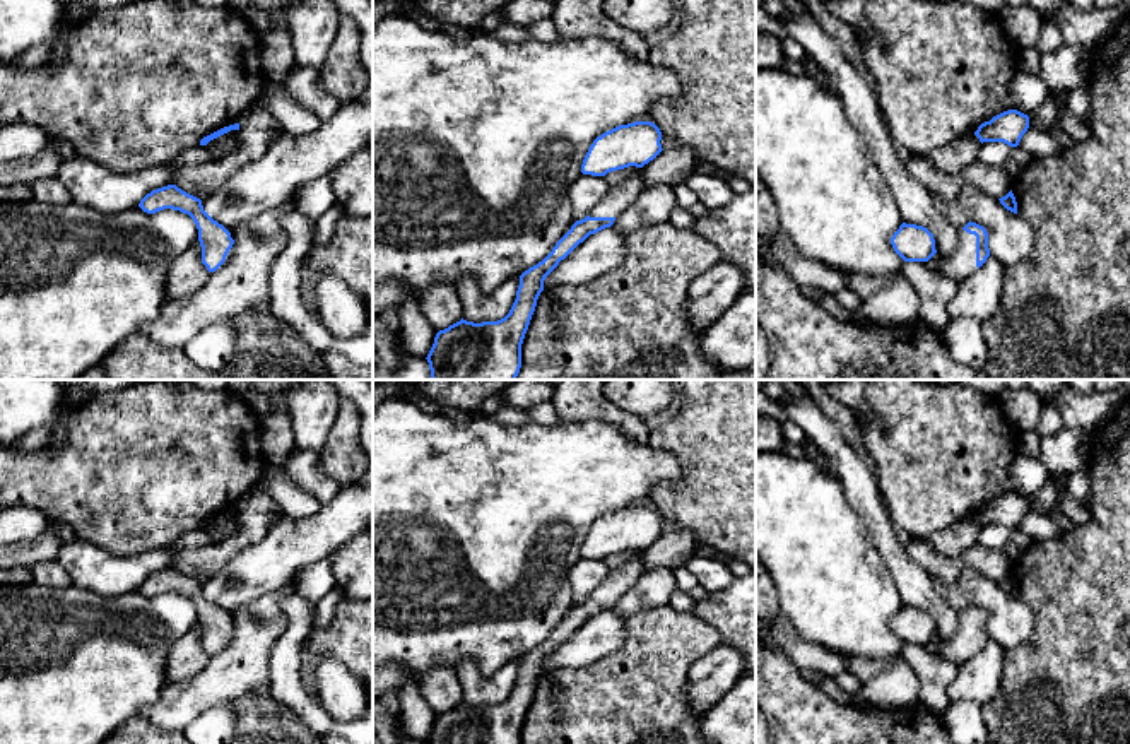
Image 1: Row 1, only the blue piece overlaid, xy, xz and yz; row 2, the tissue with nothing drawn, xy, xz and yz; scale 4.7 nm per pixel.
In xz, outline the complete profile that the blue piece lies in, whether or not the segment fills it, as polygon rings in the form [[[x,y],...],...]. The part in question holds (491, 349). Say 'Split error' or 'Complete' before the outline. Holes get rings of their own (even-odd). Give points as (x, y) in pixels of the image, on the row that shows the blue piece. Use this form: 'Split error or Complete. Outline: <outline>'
Split error. Outline: [[[641,168],[624,183],[609,186],[591,212],[576,221],[542,262],[520,275],[516,299],[504,318],[482,323],[462,318],[439,330],[426,357],[431,380],[516,380],[521,344],[545,277],[590,234],[610,227],[641,192]]]

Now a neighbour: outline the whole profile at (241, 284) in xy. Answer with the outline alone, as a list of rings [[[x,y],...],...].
[[[296,198],[238,226],[229,262],[186,298],[166,301],[161,315],[138,328],[147,339],[183,349],[209,325],[238,318],[268,304],[268,280],[277,257],[287,246],[282,219],[296,210]]]

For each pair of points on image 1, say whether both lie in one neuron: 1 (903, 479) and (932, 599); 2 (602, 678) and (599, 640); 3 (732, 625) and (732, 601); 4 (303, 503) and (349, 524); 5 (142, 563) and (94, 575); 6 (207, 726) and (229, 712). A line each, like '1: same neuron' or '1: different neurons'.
1: different neurons
2: different neurons
3: same neuron
4: different neurons
5: same neuron
6: same neuron

